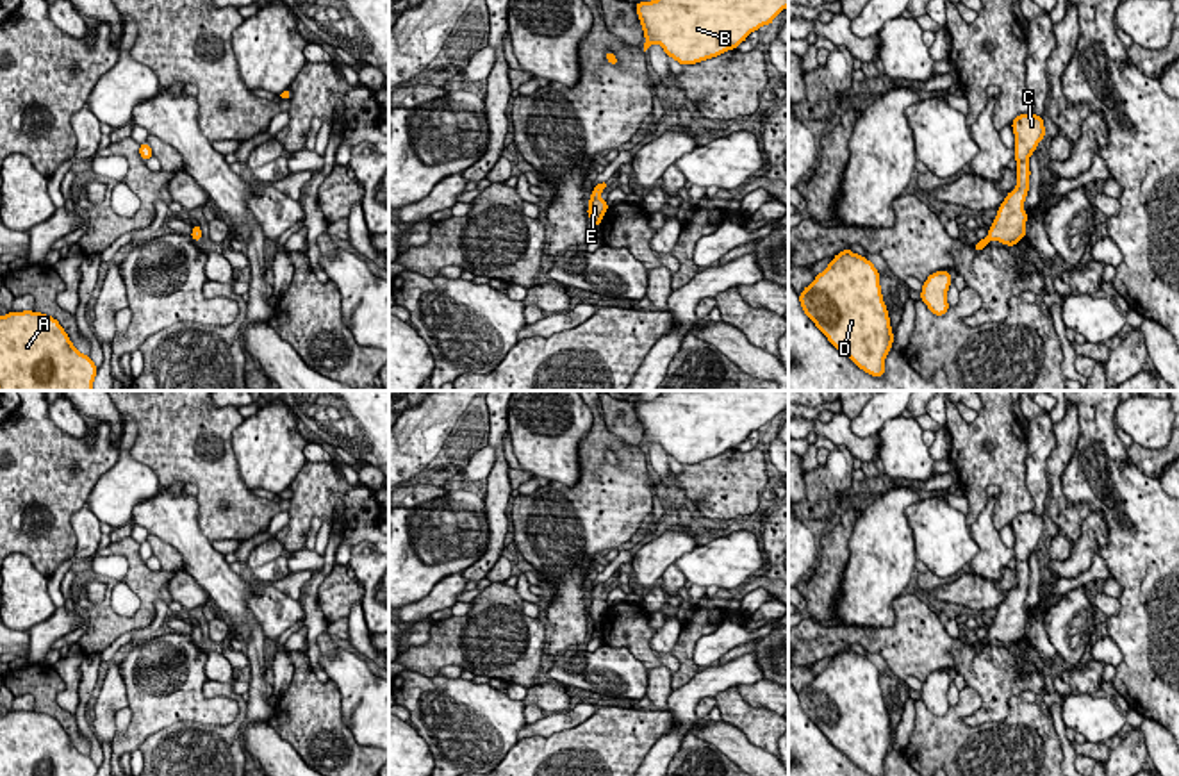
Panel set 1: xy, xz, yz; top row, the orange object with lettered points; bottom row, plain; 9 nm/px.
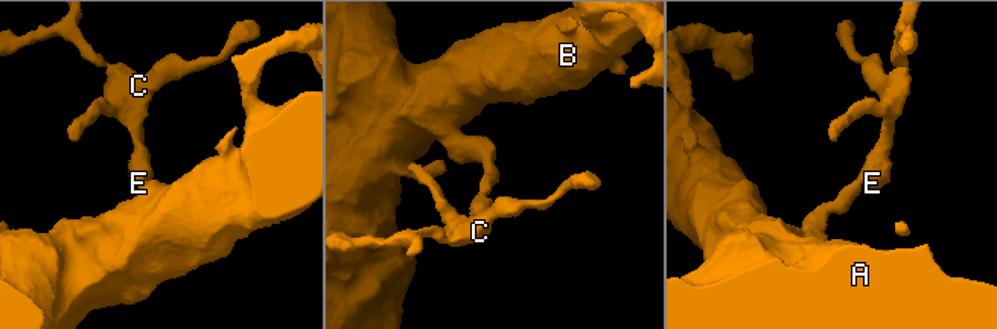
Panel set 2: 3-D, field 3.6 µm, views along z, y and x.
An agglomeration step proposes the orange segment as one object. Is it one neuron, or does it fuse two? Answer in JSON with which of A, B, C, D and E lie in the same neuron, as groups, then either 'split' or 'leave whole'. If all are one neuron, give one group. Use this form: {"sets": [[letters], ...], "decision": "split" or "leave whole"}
{"sets": [["A", "B", "C", "D", "E"]], "decision": "leave whole"}

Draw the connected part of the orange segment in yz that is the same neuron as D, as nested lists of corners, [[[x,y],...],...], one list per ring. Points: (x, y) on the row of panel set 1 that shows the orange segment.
[[[849,248],[833,257],[799,294],[803,312],[862,371],[885,375],[894,332],[883,301],[879,271]]]

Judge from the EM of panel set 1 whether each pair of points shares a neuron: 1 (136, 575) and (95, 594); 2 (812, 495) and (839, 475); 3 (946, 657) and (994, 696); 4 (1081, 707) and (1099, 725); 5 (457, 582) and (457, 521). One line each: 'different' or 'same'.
1: different
2: same
3: same
4: same
5: different

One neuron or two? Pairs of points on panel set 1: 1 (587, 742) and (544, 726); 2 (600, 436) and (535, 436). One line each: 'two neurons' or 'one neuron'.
1: two neurons
2: two neurons

